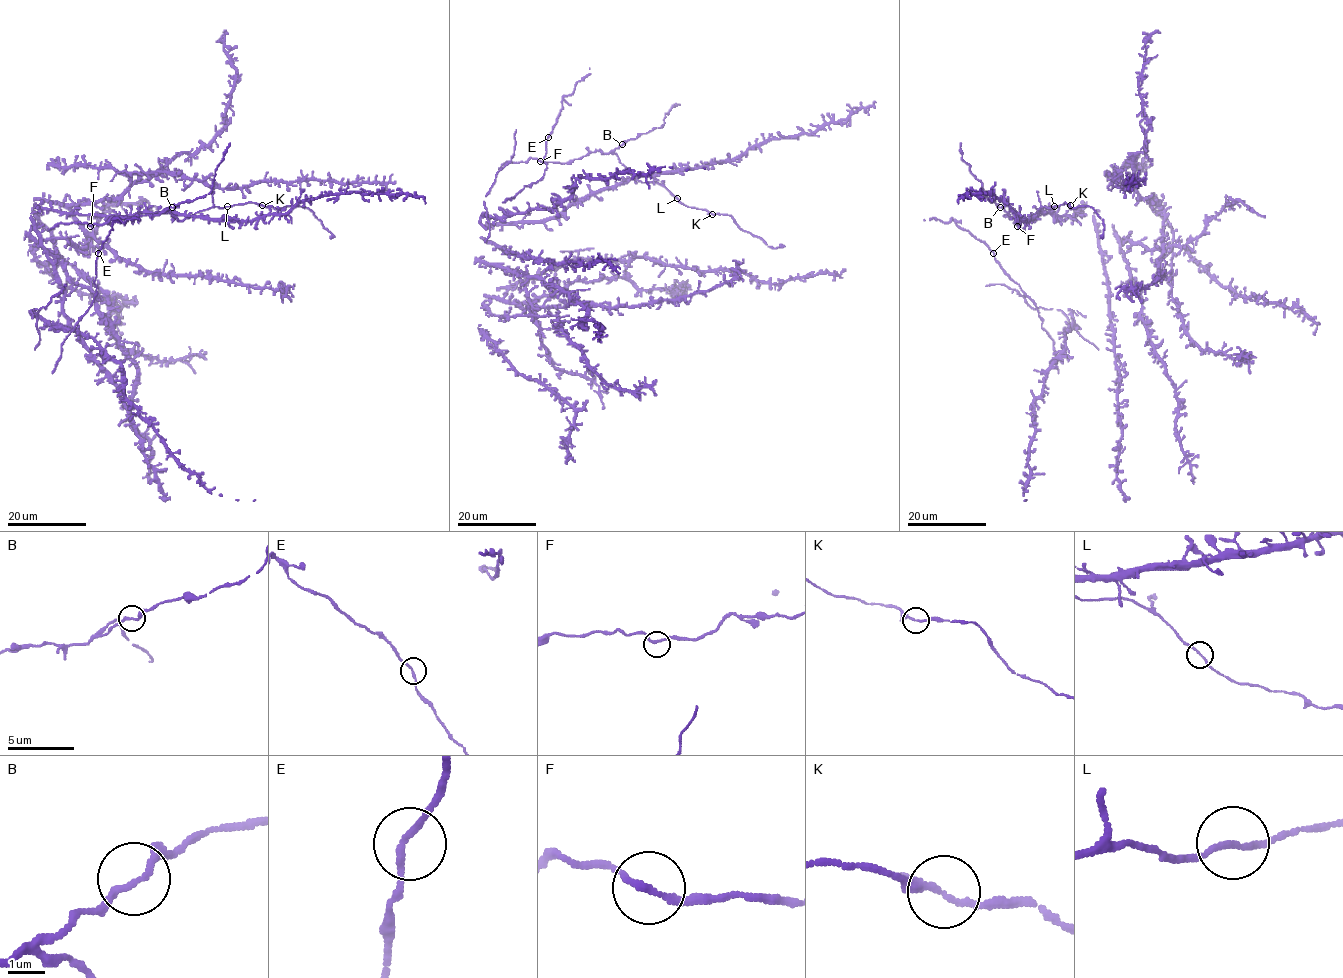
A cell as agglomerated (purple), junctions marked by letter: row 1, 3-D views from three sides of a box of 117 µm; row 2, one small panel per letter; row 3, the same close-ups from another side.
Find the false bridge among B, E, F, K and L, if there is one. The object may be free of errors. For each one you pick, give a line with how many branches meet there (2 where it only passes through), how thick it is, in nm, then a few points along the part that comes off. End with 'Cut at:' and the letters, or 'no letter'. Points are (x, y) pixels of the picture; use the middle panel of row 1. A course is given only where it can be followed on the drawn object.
Cut at: no letter

